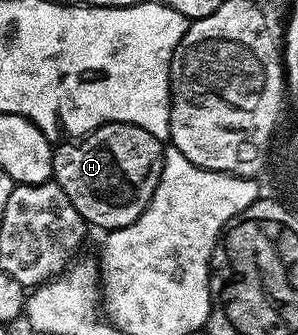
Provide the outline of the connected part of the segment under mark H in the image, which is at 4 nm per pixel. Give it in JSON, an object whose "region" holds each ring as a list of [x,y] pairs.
{"region":[[[106,122],[82,138],[64,140],[54,147],[51,156],[53,180],[73,200],[88,227],[100,226],[103,232],[120,230],[149,204],[163,171],[164,143],[145,132],[145,128],[124,122]]]}

